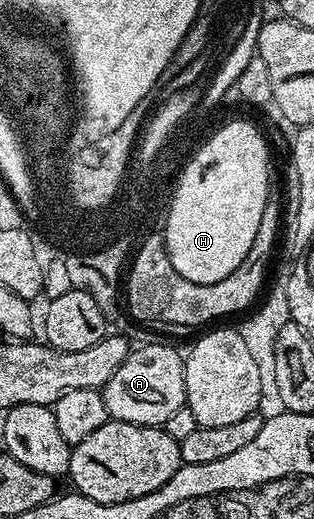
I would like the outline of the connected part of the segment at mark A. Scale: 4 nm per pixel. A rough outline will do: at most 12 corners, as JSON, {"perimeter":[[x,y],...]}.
{"perimeter":[[135,347],[100,391],[110,419],[165,426],[186,407],[186,361]]}

